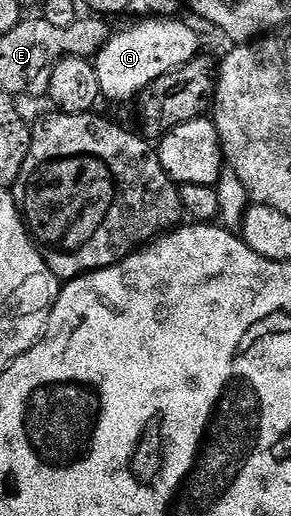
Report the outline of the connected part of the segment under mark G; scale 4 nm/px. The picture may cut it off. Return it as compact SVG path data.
M143 17L132 27L110 36L105 46L93 62L97 69L99 93L104 100L116 99L123 103L126 99L134 100L157 77L165 77L165 73L176 71L193 61L200 54L199 35L179 17Z

